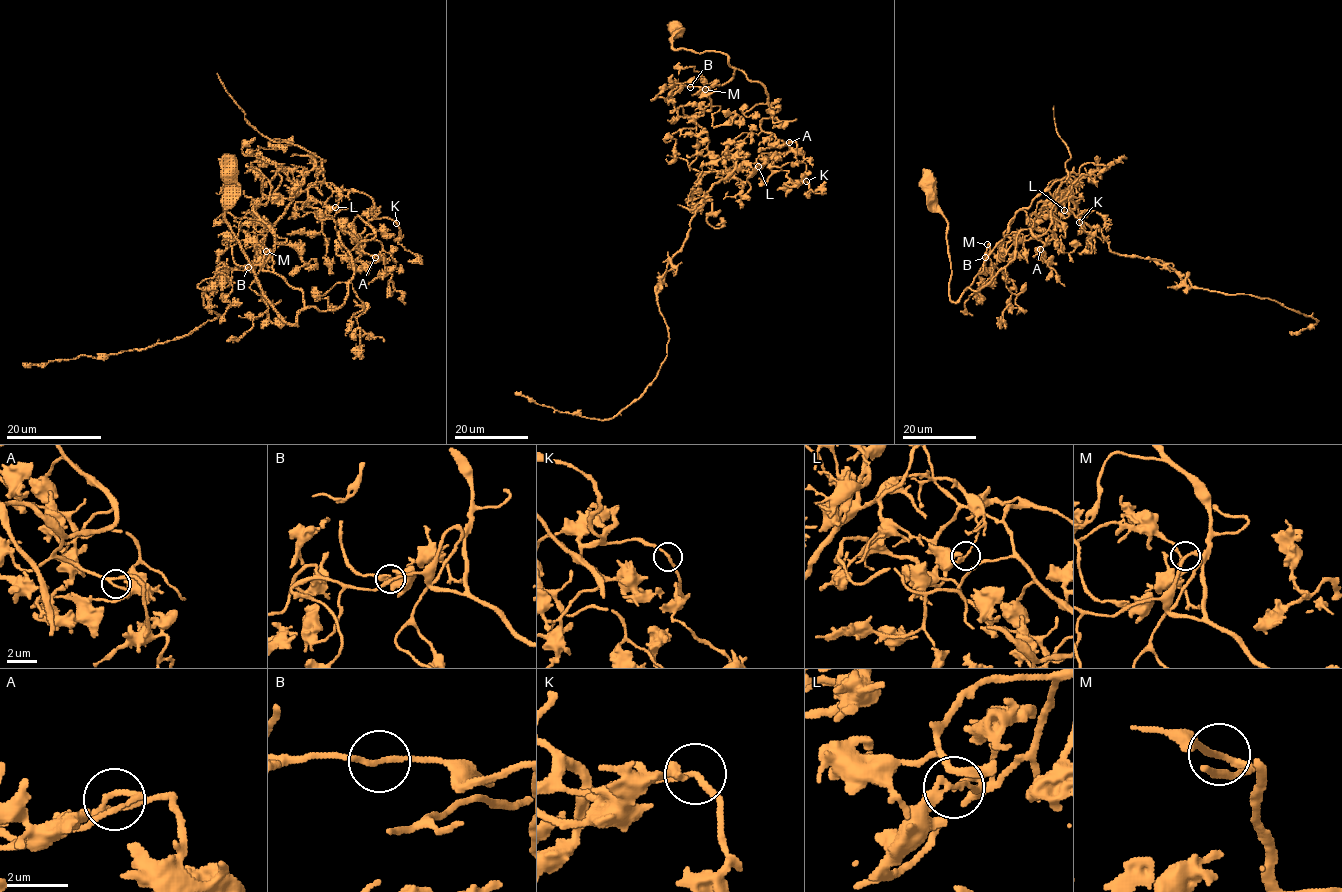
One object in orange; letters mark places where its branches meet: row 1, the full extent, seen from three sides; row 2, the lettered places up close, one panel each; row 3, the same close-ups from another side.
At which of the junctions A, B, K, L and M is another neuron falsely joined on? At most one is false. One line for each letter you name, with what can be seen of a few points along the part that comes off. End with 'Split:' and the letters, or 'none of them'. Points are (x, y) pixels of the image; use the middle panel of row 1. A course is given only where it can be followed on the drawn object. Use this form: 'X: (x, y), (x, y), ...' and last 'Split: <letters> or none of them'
L: (758, 166), (717, 181), (670, 261), (657, 294), (667, 355), (637, 399), (598, 420), (515, 392)
Split: L

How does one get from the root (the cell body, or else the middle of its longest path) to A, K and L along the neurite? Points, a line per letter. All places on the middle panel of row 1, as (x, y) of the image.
A: (675, 29), (675, 49), (719, 51), (758, 81), (772, 112), (760, 128), (777, 146), (789, 142)
K: (675, 29), (675, 49), (719, 51), (764, 87), (772, 116), (760, 128), (789, 147), (768, 166), (806, 181)
L: (675, 29), (675, 49), (719, 51), (764, 87), (772, 116), (760, 128), (789, 149), (758, 166)

